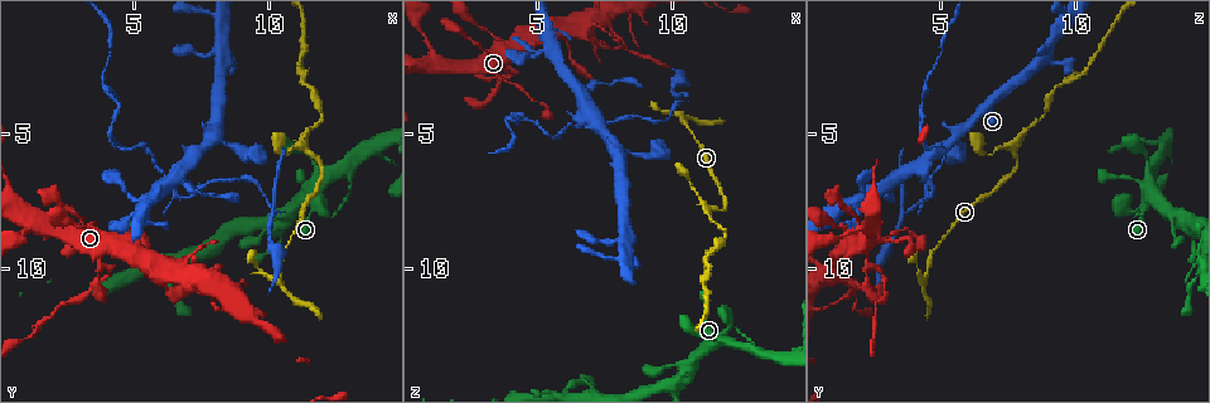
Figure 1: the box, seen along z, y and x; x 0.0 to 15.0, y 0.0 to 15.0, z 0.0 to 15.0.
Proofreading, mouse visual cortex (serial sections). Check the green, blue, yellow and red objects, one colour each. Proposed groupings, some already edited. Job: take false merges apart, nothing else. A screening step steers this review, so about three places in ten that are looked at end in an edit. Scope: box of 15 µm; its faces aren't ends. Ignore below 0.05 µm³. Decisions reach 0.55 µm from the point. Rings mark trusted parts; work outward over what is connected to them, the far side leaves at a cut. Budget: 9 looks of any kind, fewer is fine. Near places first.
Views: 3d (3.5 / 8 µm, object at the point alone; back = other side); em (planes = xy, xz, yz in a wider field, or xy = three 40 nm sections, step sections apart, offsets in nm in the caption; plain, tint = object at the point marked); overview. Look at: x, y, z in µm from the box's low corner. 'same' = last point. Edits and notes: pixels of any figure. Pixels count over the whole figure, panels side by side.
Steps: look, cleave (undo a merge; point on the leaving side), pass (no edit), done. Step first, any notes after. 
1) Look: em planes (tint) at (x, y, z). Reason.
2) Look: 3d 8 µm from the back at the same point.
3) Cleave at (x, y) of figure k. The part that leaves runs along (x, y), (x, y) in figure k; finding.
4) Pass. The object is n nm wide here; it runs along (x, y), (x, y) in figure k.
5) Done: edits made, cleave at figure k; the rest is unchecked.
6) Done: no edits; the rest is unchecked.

Look: 3d 8 µm at (10.3, 10.5, 4.3). Three arms meet.

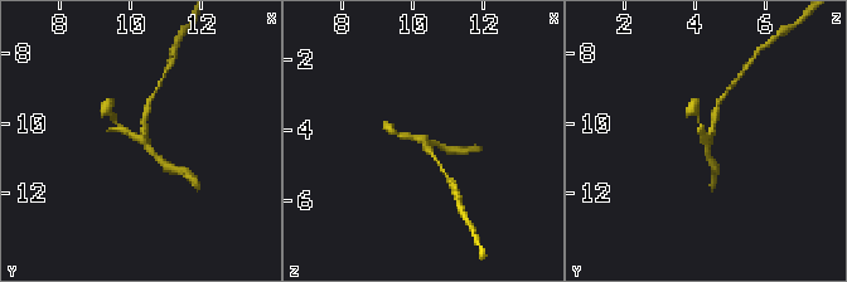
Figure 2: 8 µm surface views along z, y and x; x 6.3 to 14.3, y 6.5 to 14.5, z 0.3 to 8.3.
Look: 3d 3.5 µm at (10.4, 10.3, 4.3). Zoom in.

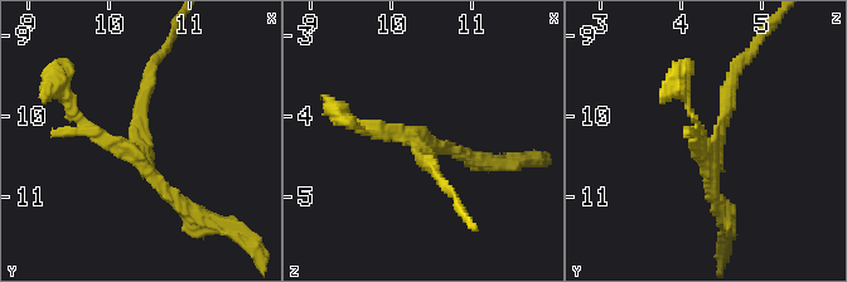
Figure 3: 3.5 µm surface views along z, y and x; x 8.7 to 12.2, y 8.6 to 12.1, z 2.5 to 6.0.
Look: em xy step 3 (tint) at (10.40, 10.40, 4.40). 3 arms meet here; the arms are 150, 150, 200 nm wide.

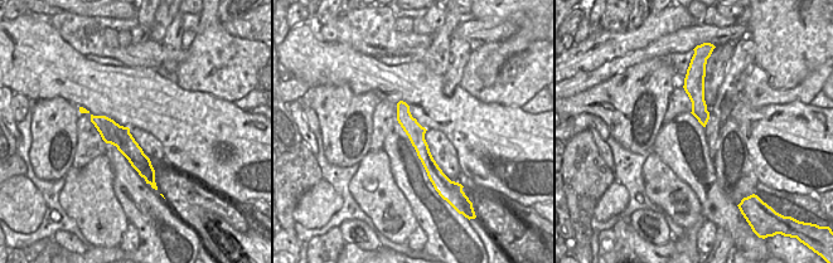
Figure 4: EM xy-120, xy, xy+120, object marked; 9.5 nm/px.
Cleave at (92, 132) of figure 3. Two cells meet here.

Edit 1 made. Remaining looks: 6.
Look: 3d 8 µm at (6.6, 7.2, 4.6). Thin arm on a thick one.

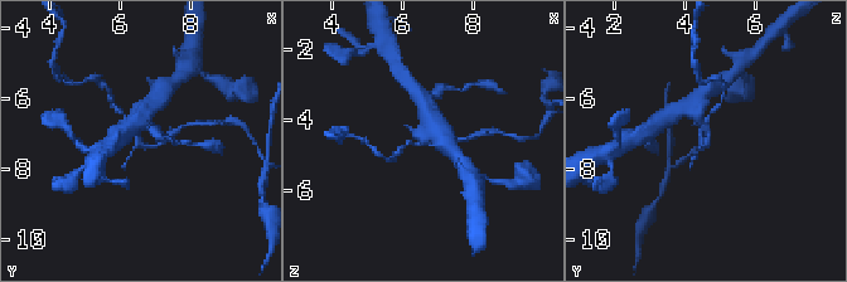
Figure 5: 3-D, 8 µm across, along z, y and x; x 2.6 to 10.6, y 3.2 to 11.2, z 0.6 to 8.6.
Look: em xy step 3 (tint) at (6.6, 7.1, 4.6). Now the EM.

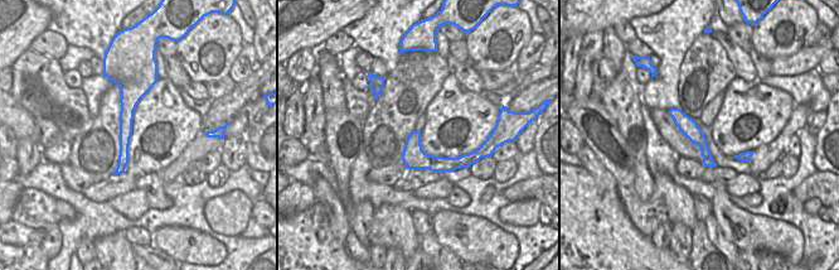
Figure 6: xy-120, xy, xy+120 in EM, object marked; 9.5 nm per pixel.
Cleave at (693, 154) of figure 5. The object is 220 nm wide here; a second cell is stuck on.

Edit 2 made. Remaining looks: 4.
Look: overview. See it whole again.

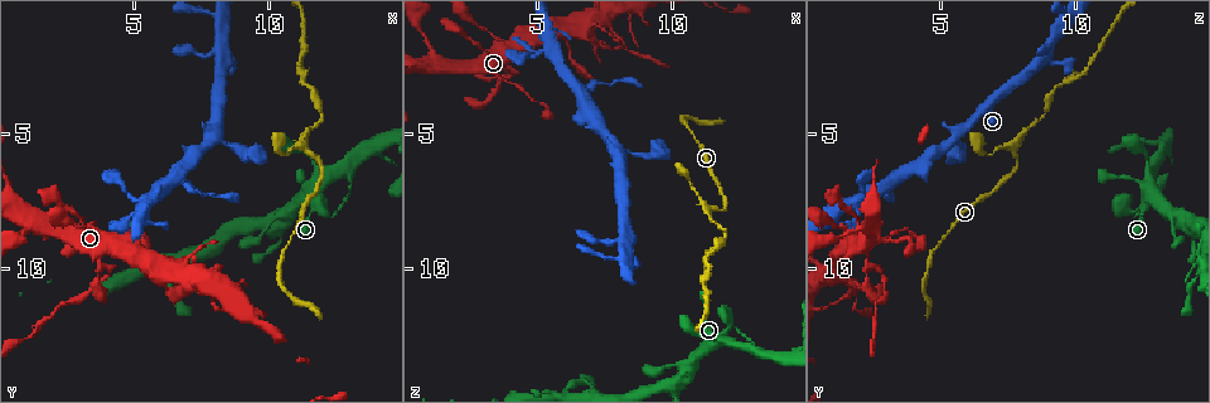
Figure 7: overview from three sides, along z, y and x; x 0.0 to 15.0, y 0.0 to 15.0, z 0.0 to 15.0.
Look: 3d 8 µm from the back at (11.3, 5.6, 7.8). A fork.

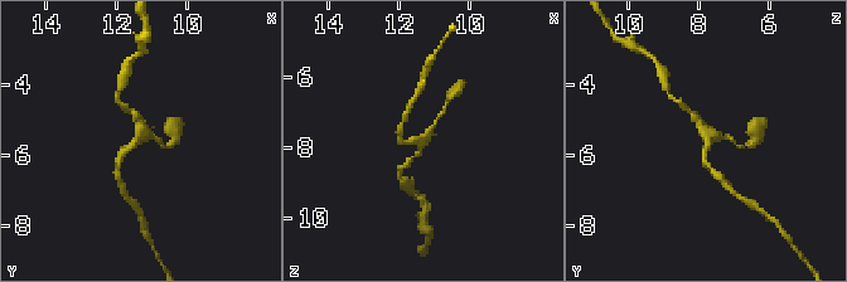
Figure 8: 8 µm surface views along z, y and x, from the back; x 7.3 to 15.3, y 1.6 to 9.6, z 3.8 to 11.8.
Look: 3d 3.5 µm from the back at (11.3, 5.5, 7.8). Zoom in.

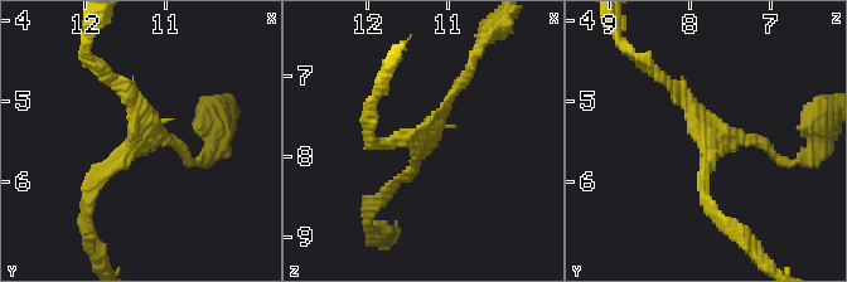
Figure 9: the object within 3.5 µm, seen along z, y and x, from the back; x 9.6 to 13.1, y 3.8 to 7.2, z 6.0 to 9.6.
Look: em xy step 3 (tint) at (11.35, 5.50, 7.75). 3 arms meet here; the arms are 150, 150, 150 nm wide; need the tissue.

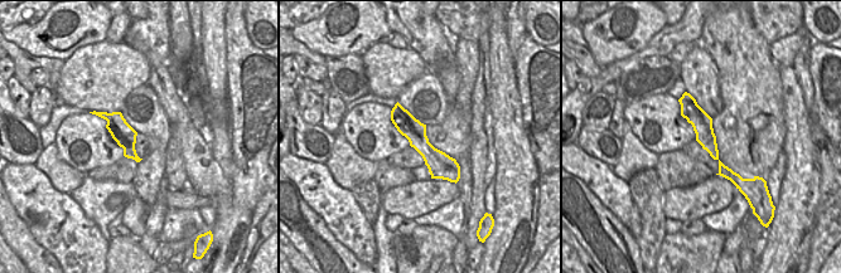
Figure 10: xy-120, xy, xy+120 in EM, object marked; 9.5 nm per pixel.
Pass. Continuous, no second cell.

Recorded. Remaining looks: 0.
Done: edits made, cleave at figure 3, cleave at figure 5; the rest is unchecked.

